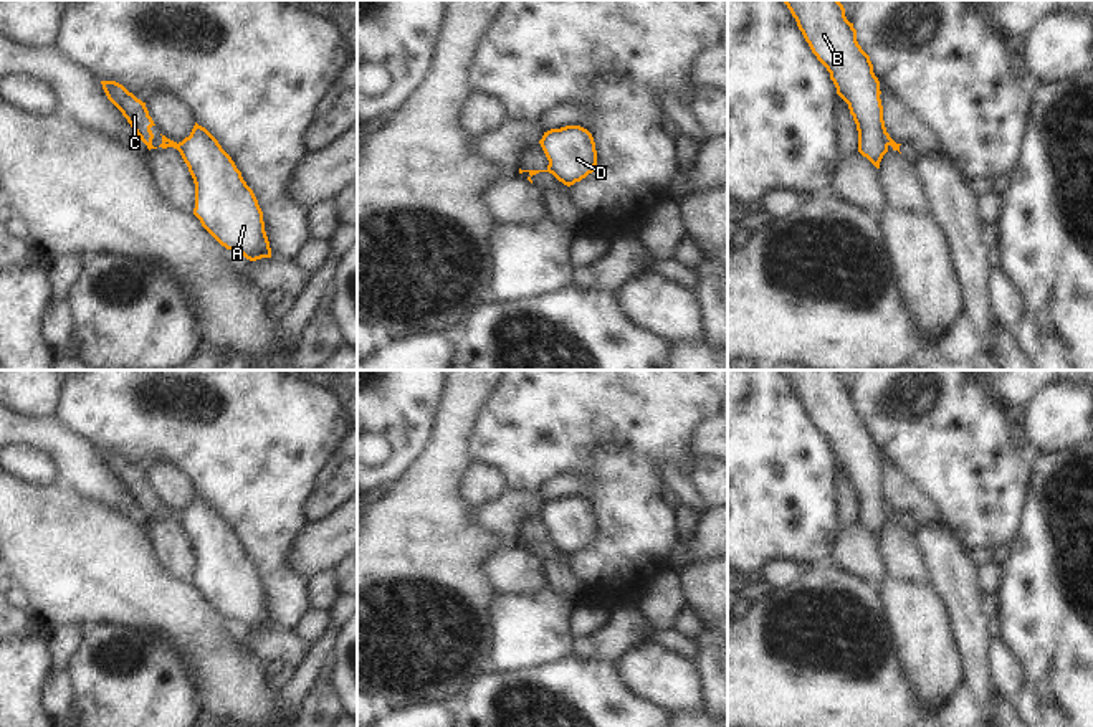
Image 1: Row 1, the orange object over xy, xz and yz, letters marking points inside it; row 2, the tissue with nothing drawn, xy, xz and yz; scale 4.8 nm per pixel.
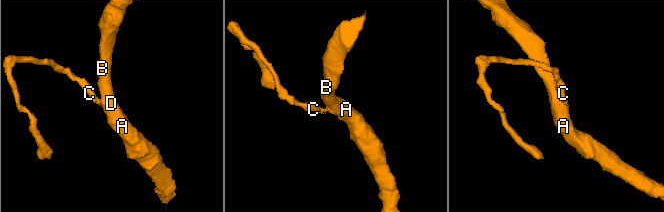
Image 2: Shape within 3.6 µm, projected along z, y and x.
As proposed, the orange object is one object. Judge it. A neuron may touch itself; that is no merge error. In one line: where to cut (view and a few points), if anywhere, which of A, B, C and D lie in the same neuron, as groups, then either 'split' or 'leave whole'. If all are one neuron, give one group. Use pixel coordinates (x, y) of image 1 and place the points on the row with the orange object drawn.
cut yz (897, 144), (898, 149); groups A B D / C; split

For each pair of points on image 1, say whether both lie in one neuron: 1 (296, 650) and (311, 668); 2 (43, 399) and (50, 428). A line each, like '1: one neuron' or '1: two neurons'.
1: two neurons
2: two neurons

